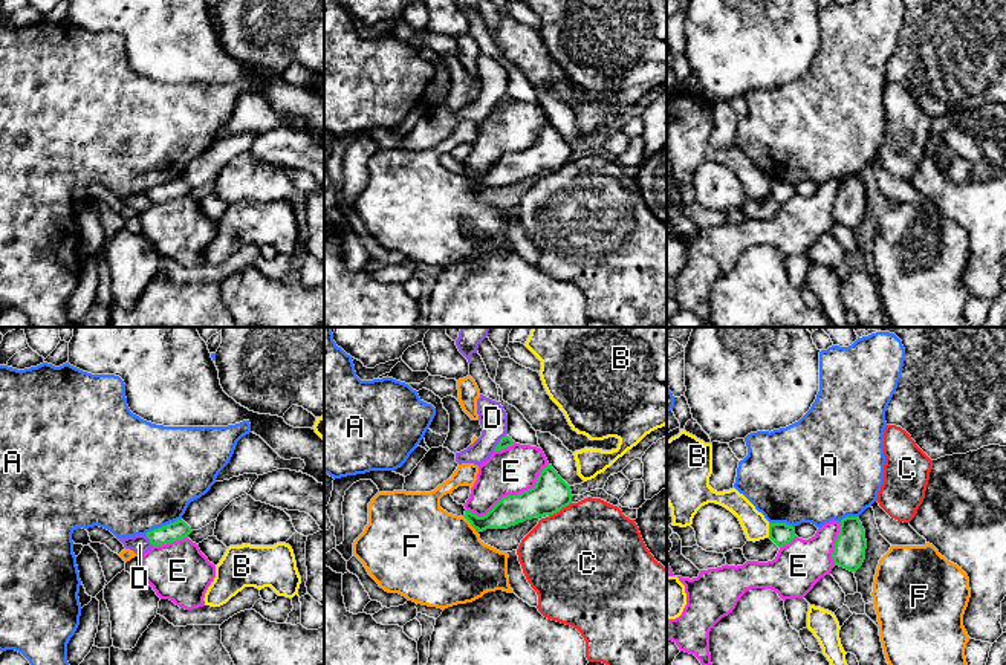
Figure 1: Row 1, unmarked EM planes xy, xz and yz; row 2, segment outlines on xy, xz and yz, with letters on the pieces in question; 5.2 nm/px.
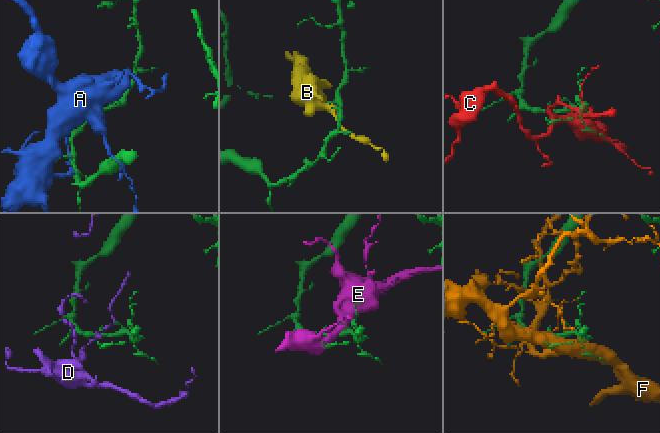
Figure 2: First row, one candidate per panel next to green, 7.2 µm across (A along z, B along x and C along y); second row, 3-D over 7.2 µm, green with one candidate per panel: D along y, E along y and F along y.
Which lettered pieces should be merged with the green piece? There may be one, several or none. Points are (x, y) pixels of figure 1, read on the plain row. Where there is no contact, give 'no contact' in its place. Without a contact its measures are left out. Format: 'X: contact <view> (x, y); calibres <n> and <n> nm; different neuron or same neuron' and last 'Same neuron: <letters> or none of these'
A: contact xy (162, 184); calibres 100 and 500 nm; different neuron
B: contact yz (769, 187); calibres 120 and 140 nm; different neuron
C: contact xz (560, 167); calibres 190 and 500 nm; different neuron
D: contact xz (499, 100); calibres 60 and 150 nm; different neuron
E: contact xz (511, 153); calibres 190 and 240 nm; different neuron
F: contact xz (470, 179); calibres 160 and 480 nm; different neuron
Same neuron: none of these

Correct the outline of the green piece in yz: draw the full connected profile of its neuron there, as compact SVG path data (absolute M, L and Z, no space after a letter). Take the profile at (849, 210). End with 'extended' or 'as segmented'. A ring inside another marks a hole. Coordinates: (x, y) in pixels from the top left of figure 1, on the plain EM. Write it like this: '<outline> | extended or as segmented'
M859 174L842 176L835 206L832 209L835 223L856 229L865 217L865 206L865 188Z | as segmented

